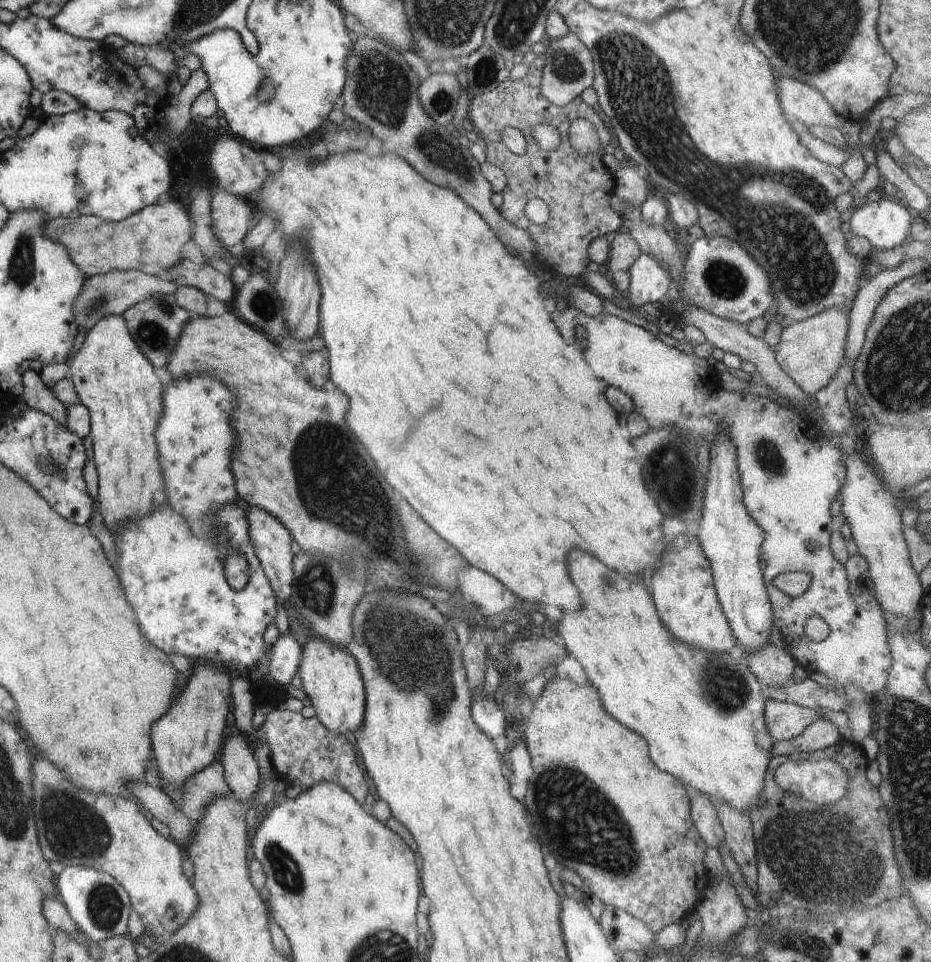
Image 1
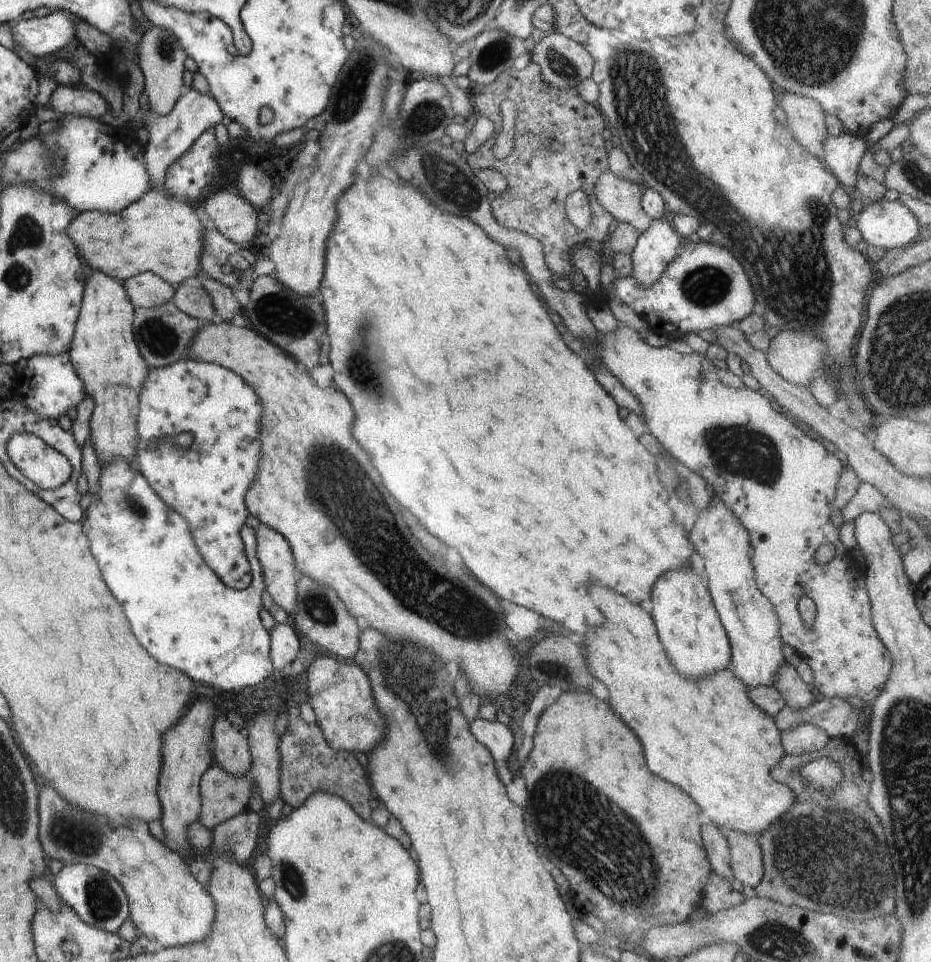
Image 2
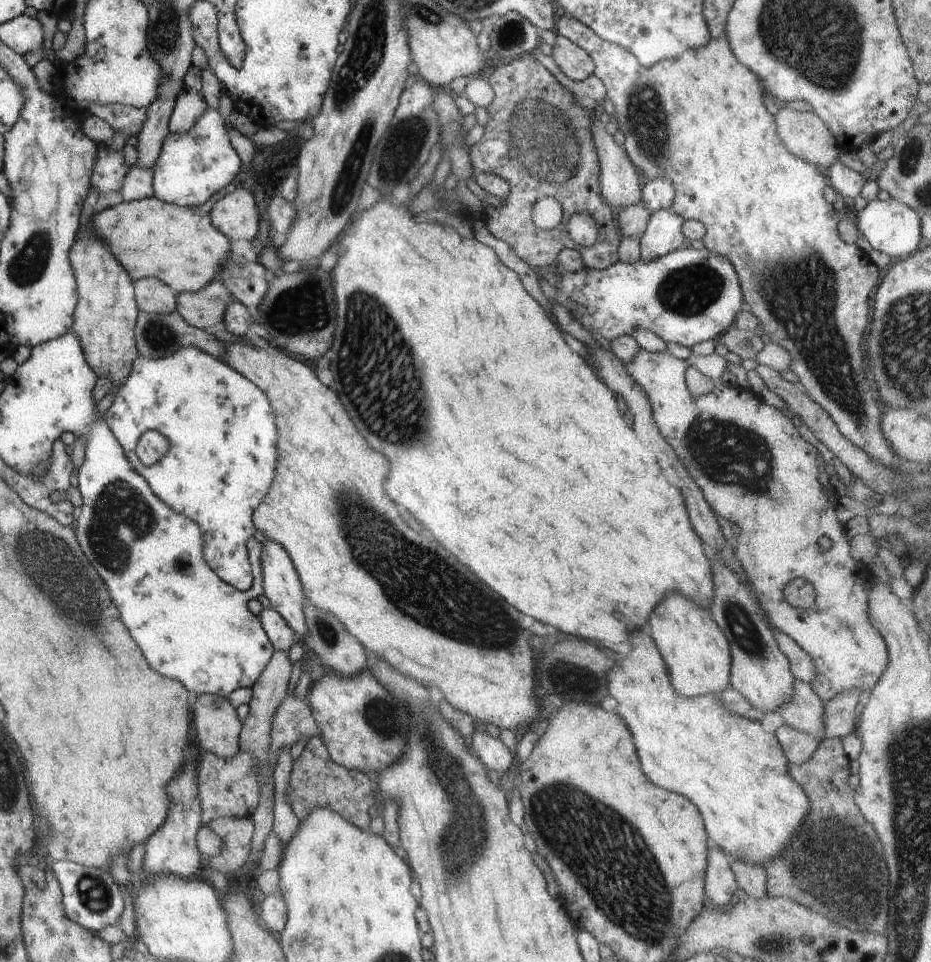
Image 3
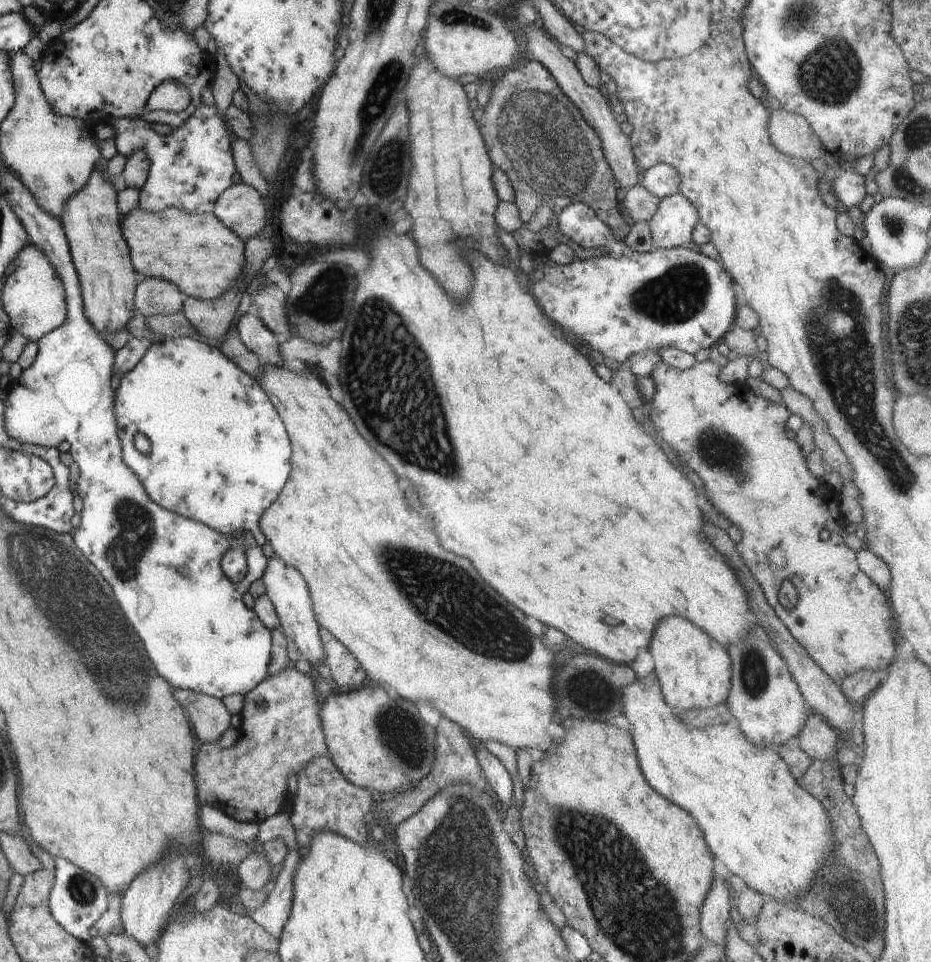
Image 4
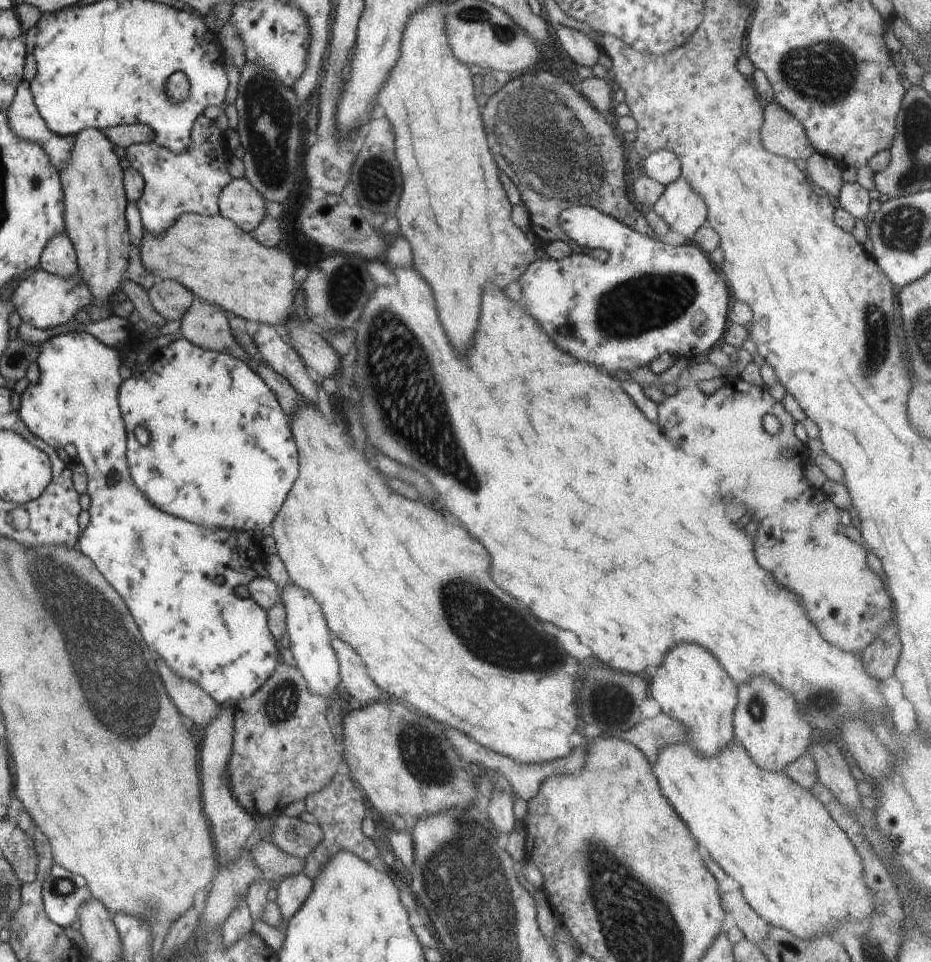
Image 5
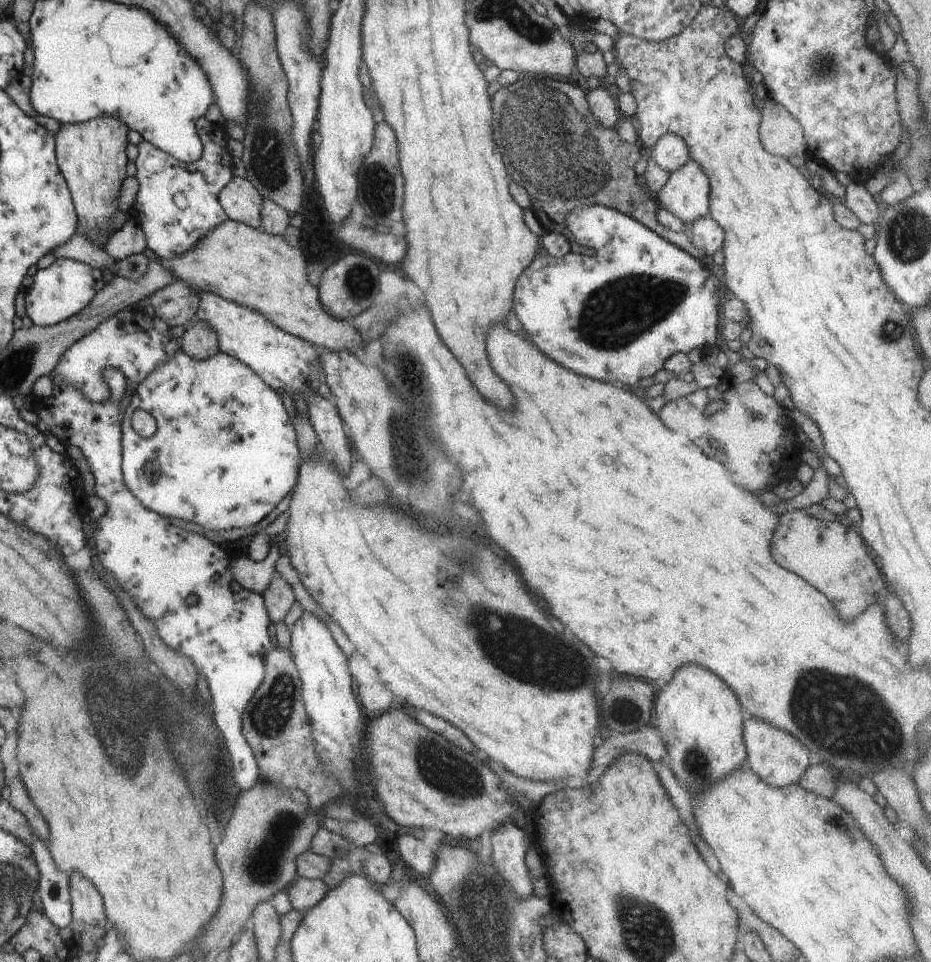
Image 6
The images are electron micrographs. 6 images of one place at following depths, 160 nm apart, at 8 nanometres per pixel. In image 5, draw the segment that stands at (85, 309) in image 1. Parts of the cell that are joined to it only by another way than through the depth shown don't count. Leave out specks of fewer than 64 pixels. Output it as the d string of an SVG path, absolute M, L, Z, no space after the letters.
M161 279L147 292L154 310L166 321L181 320L190 305L196 300L193 292L183 284L170 279Z

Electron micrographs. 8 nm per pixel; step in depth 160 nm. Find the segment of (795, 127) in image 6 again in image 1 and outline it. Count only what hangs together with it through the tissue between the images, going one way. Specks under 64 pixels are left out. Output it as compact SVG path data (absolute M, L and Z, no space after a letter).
M780 78L776 92L782 104L782 112L788 120L801 122L806 127L816 125L835 128L842 127L846 121L826 102L819 90L808 83Z

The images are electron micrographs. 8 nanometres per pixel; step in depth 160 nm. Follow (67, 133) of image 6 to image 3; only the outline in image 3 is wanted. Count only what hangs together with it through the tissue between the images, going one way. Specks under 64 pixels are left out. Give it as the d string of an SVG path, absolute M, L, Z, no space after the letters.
M89 224L83 236L77 238L74 246L69 250L69 259L77 282L78 302L74 311L71 330L76 333L86 359L98 378L111 382L110 393L117 393L119 388L130 376L133 362L139 355L135 345L135 324L139 313L135 301L133 279L126 269L113 257L111 251L90 228Z

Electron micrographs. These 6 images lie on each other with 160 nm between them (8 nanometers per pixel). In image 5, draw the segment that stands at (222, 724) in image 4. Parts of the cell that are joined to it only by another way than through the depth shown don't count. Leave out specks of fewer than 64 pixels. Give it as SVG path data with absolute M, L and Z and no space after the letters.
M158 660L158 672L164 680L166 692L176 704L178 712L192 720L193 724L198 724L206 728L221 711L221 705L217 703L203 688L192 681L178 678L166 664L164 660Z

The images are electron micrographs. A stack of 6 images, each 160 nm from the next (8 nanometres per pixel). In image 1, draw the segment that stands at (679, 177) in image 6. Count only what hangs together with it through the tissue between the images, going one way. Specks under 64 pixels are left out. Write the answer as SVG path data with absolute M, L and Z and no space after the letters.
M646 253L633 262L629 268L630 286L627 290L630 294L630 302L637 311L641 306L658 302L673 290L671 276L662 265Z

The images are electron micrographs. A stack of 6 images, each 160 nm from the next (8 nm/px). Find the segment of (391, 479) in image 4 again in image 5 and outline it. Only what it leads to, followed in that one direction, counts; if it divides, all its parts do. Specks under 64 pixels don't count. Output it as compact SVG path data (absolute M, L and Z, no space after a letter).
M300 398L300 403L288 420L300 452L298 458L300 476L294 481L282 508L271 522L270 534L274 537L278 558L284 563L291 582L307 590L314 597L322 609L332 636L342 642L348 642L354 650L358 650L362 658L366 658L364 662L366 662L368 676L383 690L385 697L388 697L386 696L388 692L390 696L408 700L420 712L424 712L430 718L436 718L440 724L452 726L460 732L466 730L466 734L483 747L491 748L494 752L522 764L540 764L571 755L569 736L574 731L584 730L580 720L576 720L578 714L576 714L577 704L574 696L580 662L563 650L560 644L556 644L554 636L546 634L544 630L536 632L536 628L544 628L544 622L532 616L532 612L526 606L516 604L516 600L508 596L504 590L496 588L496 584L488 574L488 564L490 564L488 552L478 542L474 542L466 534L466 530L462 530L456 524L446 524L446 520L430 506L412 502L409 498L404 498L390 488L386 488L388 484L382 480L379 471L370 467L368 458L349 441L349 430L337 413L333 414L333 420L328 420L318 407Z

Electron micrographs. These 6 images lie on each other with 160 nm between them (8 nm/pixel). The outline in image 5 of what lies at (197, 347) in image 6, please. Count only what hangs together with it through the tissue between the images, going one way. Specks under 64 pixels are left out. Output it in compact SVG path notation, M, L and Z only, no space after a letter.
M200 298L190 305L181 318L182 336L207 351L230 353L245 363L250 357L234 341L223 309Z

